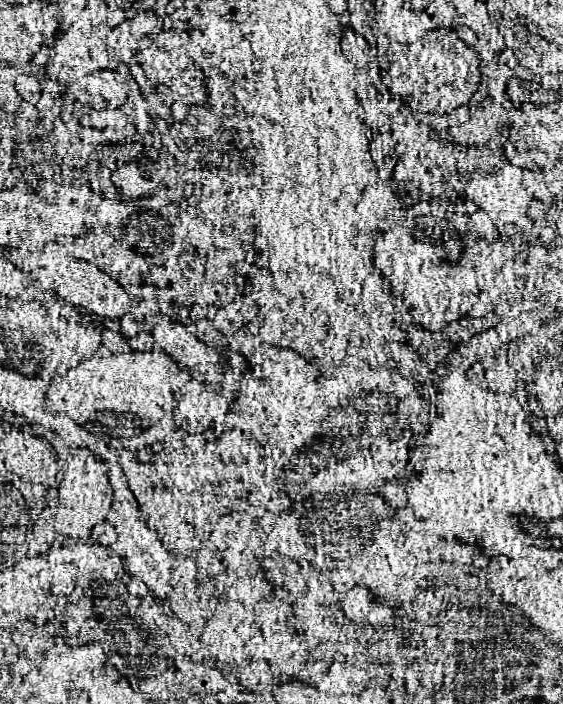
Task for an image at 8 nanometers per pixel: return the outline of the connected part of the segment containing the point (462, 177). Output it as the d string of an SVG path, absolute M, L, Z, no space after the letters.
M508 164L492 174L476 174L476 172L468 172L468 174L458 174L458 180L462 194L470 200L474 200L484 212L492 214L496 220L504 222L504 224L514 224L516 220L520 220L522 216L526 216L528 210L528 202L530 202L530 194L524 190L524 186L520 184L520 168L514 164Z

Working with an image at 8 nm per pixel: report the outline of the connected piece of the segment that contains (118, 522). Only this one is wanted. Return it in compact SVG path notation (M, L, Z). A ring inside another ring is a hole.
M106 458L106 460L108 460L108 468L110 468L110 484L112 484L112 490L114 490L112 502L110 502L108 512L106 512L106 520L116 530L116 538L120 542L120 554L122 554L122 558L126 562L126 570L130 572L130 576L140 580L156 600L168 600L170 590L172 590L172 582L170 582L170 574L172 574L170 554L162 546L160 536L144 526L144 522L142 522L140 514L138 514L136 498L134 498L132 490L128 488L126 478L120 474L118 466L114 464L114 460L110 460L110 458Z

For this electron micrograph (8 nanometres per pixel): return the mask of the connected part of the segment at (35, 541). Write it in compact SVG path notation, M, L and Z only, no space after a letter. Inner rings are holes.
M42 508L32 528L32 534L26 542L26 554L36 556L40 552L46 552L56 540L60 540L60 534L54 528L54 510Z

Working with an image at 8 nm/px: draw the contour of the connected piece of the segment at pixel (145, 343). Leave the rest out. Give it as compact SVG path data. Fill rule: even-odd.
M144 332L144 334L138 334L136 338L132 338L130 344L132 344L134 350L152 350L154 348L154 338L148 332Z

